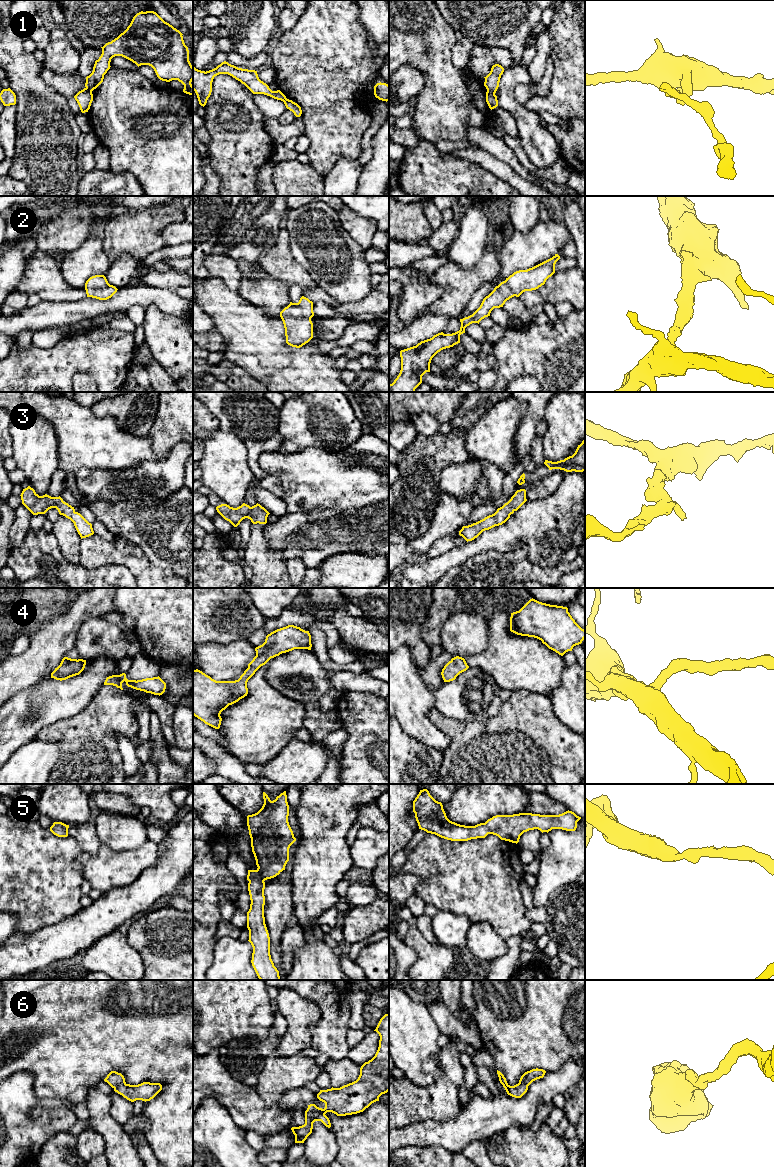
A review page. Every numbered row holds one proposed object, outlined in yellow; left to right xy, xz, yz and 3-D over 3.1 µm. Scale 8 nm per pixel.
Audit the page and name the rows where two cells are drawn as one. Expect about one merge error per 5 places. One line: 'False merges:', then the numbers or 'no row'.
False merges: 1

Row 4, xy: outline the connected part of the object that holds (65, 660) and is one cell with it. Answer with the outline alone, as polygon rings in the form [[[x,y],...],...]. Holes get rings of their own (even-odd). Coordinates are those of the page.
[[[64,657],[60,665],[51,673],[51,678],[56,680],[66,680],[70,677],[79,675],[85,668],[86,660],[71,659]]]

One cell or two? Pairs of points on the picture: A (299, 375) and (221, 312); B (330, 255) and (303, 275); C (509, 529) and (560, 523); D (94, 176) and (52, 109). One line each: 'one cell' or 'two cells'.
A: one cell
B: two cells
C: one cell
D: two cells

